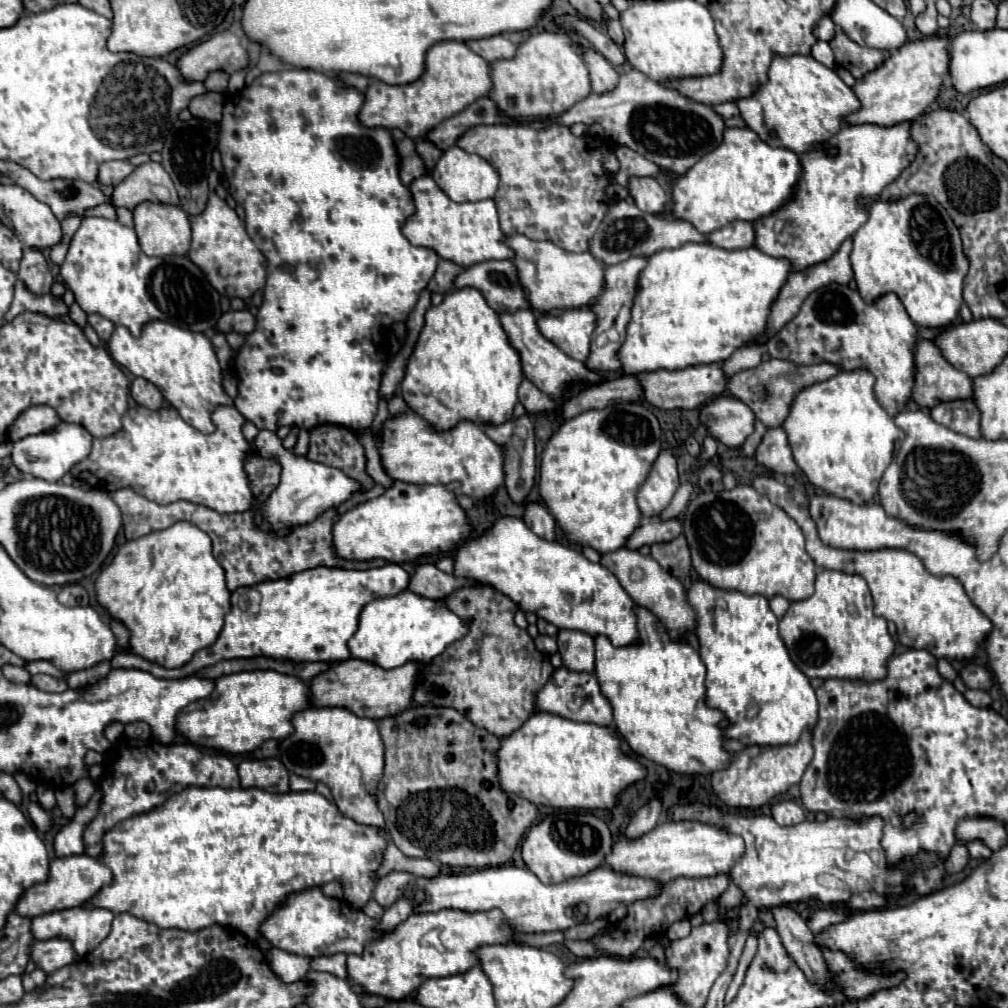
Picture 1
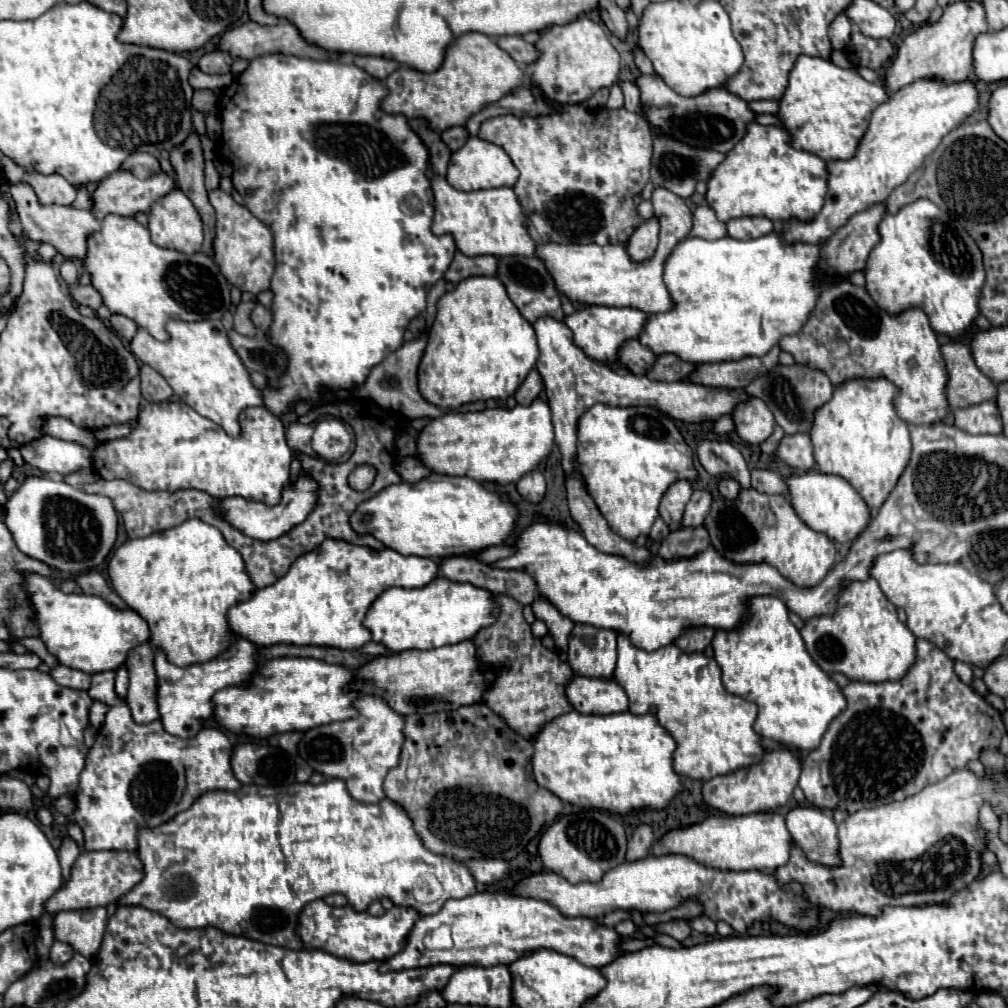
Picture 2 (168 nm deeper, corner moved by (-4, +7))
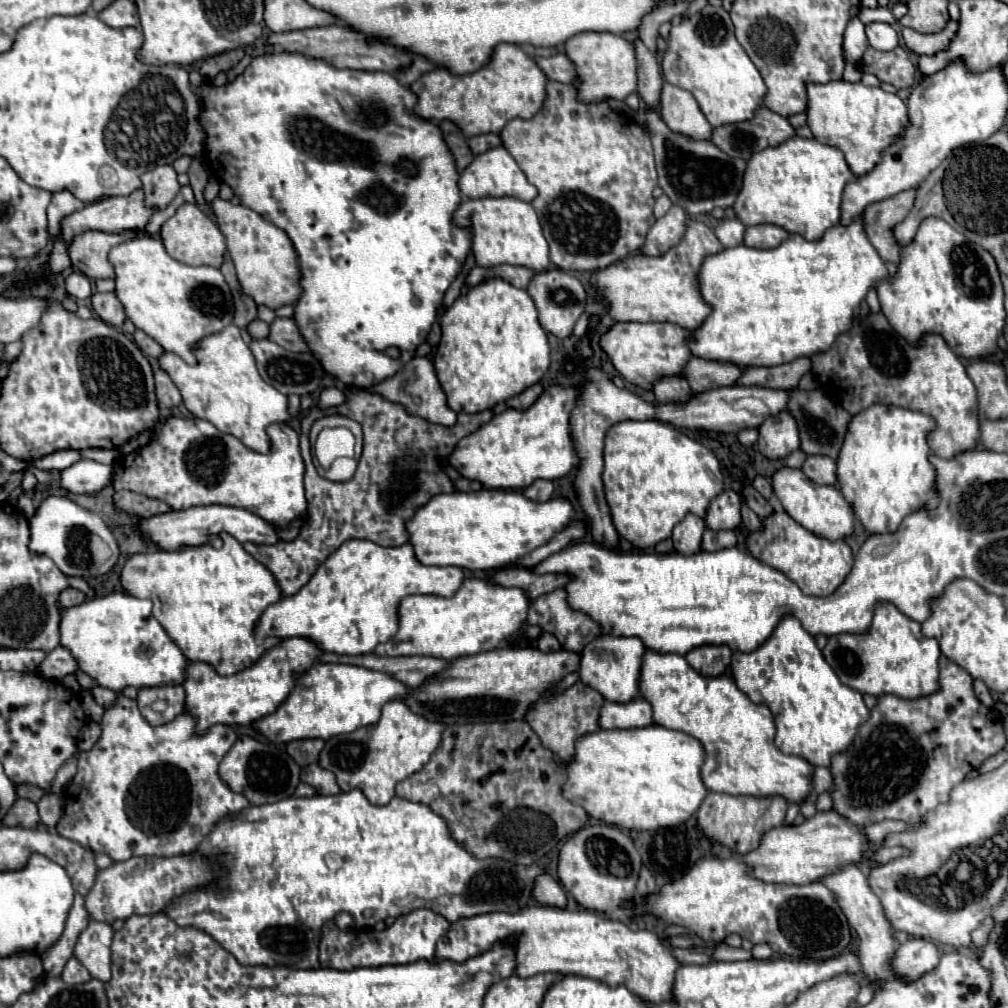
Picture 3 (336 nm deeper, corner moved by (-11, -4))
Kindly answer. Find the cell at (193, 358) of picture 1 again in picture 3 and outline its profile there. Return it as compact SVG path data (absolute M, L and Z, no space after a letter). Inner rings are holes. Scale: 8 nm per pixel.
M232 323L220 333L200 339L194 345L194 355L198 365L188 365L174 353L162 353L158 357L160 369L164 369L180 389L186 409L194 417L210 421L220 431L238 437L246 447L258 453L268 453L270 443L266 427L270 423L284 423L290 419L288 399L260 379L254 357L240 337L240 329Z

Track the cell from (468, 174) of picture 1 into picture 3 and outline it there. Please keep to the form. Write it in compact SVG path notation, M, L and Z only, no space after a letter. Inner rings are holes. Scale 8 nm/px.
M494 147L482 155L478 155L460 175L458 181L460 193L470 197L470 199L478 199L478 197L516 197L522 201L532 201L536 197L536 187L532 187L526 179L526 175L520 171L518 163L514 161L514 157L504 149L504 147Z

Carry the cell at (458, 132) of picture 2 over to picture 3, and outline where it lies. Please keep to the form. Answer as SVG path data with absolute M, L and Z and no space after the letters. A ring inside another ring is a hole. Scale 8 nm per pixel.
M488 133L488 135L476 135L476 137L470 137L470 139L468 139L468 147L470 147L472 155L484 153L484 151L492 149L494 145L496 145L496 147L500 145L500 137L498 137L498 135L494 137L494 133Z

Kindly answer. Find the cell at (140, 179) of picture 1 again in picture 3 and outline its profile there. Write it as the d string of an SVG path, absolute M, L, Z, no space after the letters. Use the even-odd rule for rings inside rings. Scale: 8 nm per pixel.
M136 189L130 195L116 195L116 197L104 197L96 203L88 203L82 211L76 211L68 217L62 219L62 237L66 243L72 241L74 235L96 229L96 231L108 231L108 233L124 233L124 231L136 231L136 233L144 233L150 217L156 213L156 207L148 207L144 203L144 191Z

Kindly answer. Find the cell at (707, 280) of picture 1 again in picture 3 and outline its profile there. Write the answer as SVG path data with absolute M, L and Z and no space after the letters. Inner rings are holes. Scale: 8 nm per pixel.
M856 217L848 227L830 227L818 241L806 241L802 235L790 235L776 249L750 249L738 245L706 255L696 281L702 299L712 307L712 311L706 321L690 333L690 353L700 359L734 363L738 367L774 367L826 351L840 331L848 331L854 311L866 297L868 289L884 279L890 279L890 275L884 261L868 241L860 217Z

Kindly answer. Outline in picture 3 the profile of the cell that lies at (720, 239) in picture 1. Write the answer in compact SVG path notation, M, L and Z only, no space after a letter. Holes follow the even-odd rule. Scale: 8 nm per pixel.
M754 225L746 229L744 245L756 249L772 249L778 247L786 237L788 233L778 225Z

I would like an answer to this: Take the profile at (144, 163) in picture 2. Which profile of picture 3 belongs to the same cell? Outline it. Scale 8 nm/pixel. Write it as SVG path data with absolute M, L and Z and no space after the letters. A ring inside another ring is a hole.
M170 165L154 167L142 175L142 189L148 195L148 203L152 207L164 209L180 191L176 171Z

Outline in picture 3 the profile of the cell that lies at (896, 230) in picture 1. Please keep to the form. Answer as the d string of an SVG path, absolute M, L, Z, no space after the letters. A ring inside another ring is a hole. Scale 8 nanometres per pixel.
M926 217L914 239L902 247L898 271L892 279L878 285L878 299L888 323L908 343L916 345L926 333L940 333L948 347L966 359L990 355L996 351L996 339L1004 329L1004 291L994 257L938 217Z

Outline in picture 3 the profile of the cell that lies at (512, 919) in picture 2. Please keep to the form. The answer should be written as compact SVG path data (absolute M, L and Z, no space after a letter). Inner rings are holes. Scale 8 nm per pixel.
M530 905L516 913L484 913L474 917L462 917L450 925L450 929L436 943L434 963L456 961L464 963L470 957L478 957L490 951L498 943L514 941L518 977L532 977L538 973L562 973L582 975L602 981L610 987L624 985L648 1003L662 1003L672 997L674 973L678 961L672 957L658 935L652 931L632 931L618 919L594 911L568 911L558 907Z

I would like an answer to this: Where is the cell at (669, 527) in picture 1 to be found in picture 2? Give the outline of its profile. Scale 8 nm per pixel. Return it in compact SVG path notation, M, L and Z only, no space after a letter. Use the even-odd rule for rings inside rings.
M695 490L691 500L687 502L685 514L683 514L683 526L701 526L705 520L705 512L709 512L709 504L713 502L711 492L707 490Z

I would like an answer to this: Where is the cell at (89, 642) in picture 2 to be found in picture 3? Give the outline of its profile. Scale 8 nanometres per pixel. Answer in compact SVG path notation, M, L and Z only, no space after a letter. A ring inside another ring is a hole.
M110 593L64 609L60 645L72 653L80 671L112 691L122 691L128 685L136 689L180 685L184 681L184 665L188 663L162 625L152 617L152 601L128 593Z

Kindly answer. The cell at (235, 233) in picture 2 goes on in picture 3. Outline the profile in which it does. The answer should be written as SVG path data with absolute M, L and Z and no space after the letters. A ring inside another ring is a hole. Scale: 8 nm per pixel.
M216 197L210 205L212 211L216 213L218 227L226 237L228 253L234 261L242 291L248 297L252 297L258 305L266 305L270 309L296 303L300 295L298 259L288 235L244 205L234 205L220 197Z

